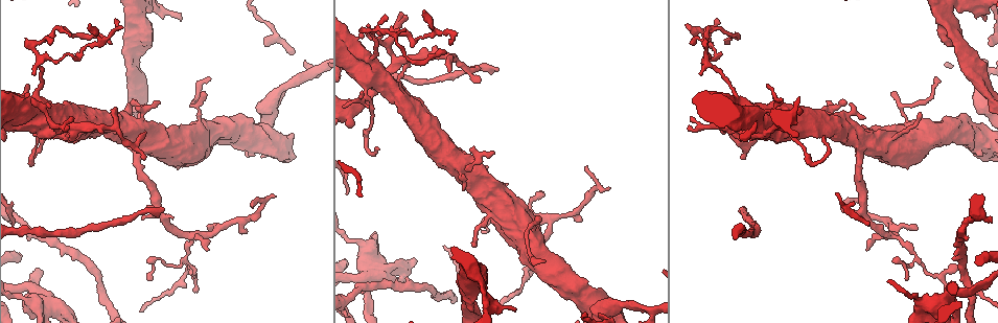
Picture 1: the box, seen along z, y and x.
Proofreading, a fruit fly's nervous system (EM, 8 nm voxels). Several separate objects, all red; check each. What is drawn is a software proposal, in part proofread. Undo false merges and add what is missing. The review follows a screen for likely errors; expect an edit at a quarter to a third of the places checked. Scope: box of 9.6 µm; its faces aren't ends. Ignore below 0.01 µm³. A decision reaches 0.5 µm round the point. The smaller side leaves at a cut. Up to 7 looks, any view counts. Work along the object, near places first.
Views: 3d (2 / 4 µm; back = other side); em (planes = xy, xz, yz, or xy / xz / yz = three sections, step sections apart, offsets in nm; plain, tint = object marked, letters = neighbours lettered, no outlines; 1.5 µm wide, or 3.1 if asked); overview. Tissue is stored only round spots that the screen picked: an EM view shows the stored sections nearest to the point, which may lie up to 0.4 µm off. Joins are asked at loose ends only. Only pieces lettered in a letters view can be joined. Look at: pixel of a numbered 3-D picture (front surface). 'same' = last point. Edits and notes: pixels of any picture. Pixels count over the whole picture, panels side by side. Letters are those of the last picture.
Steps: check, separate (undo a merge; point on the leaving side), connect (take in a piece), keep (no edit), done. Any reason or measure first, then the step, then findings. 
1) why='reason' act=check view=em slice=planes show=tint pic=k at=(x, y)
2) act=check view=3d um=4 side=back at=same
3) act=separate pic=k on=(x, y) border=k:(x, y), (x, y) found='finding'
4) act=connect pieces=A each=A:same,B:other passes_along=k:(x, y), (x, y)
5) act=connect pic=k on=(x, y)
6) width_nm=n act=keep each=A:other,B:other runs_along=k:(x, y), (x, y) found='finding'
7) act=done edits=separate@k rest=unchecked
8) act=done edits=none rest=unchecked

why='free end' act=check view=3d um=4 pic=1 at=(140, 68)

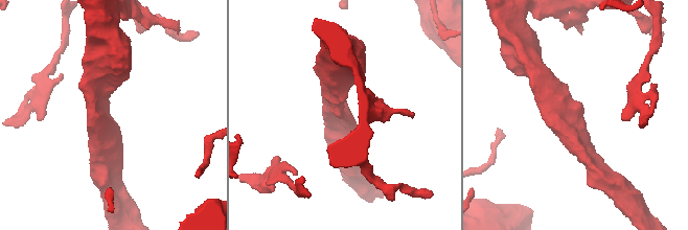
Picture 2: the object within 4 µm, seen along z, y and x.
act=check view=em slice=planes show=letters pic=2 at=(579, 116)

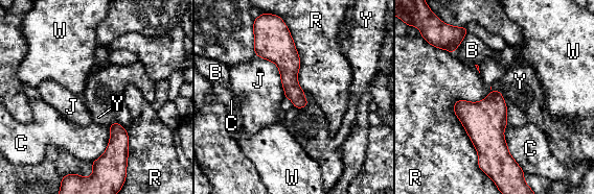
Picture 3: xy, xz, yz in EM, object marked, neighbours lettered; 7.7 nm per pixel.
act=keep each=B:other,C:other,J:other,R:other,W:other,Y:other border=3:(490, 87), (504, 97) found='none of them fits'

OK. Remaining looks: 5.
why='two arms at a narrow angle' act=check view=em slice=planes show=tint pic=1 at=(374, 272)

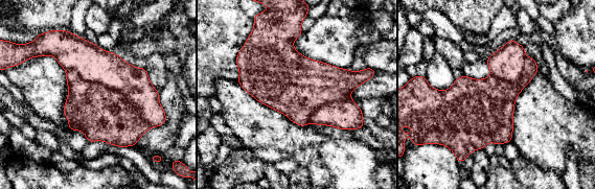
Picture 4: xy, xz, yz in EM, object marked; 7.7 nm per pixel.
why='what lies round it' act=check view=em slice=planes show=letters at=same

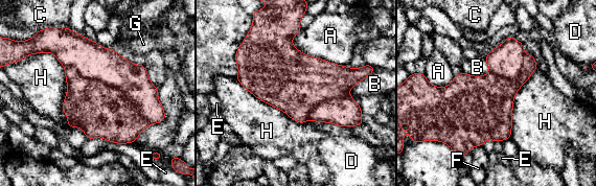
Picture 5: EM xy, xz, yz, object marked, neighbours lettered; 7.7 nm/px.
act=separate pic=5 on=(92, 61) each=A:other,B:other,C:other,D:other,E:other,F:other,G:other,H:other part_leaving=5:(56, 52), (110, 67), (158, 119) found='two neurons meet here'

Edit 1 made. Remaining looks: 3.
act=check view=overview

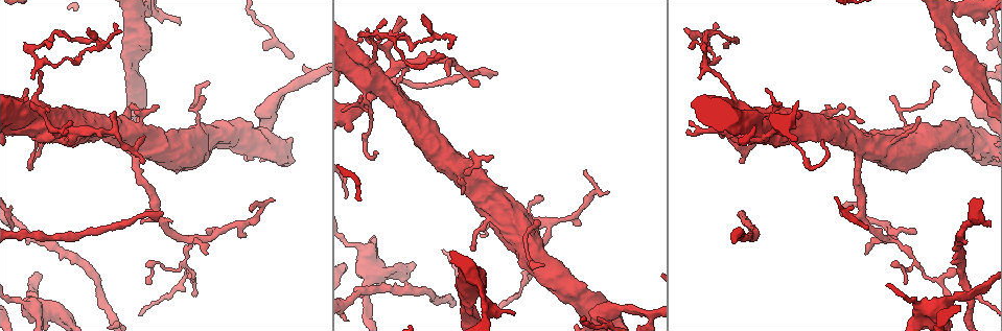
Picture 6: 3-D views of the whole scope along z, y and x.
why='thin end' act=check view=em slice=xy step=8 show=tint pic=6 at=(478, 73)

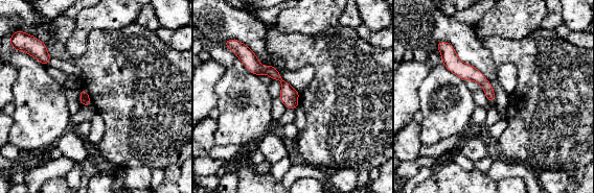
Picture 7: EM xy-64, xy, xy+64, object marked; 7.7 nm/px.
why='cut it another way' act=check view=em slice=planes show=letters at=same

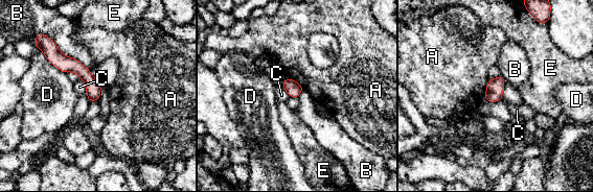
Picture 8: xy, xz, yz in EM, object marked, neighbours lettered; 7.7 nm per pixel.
act=keep each=A:other,B:other,C:other,D:other,E:other found='none of them fits'

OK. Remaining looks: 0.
act=done edits=separate@5 rest=unchecked

